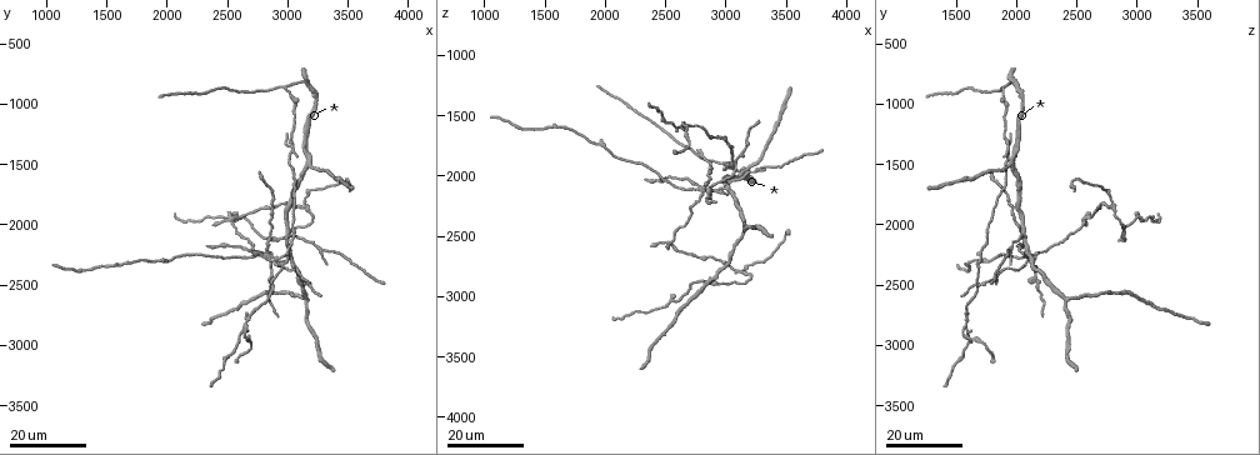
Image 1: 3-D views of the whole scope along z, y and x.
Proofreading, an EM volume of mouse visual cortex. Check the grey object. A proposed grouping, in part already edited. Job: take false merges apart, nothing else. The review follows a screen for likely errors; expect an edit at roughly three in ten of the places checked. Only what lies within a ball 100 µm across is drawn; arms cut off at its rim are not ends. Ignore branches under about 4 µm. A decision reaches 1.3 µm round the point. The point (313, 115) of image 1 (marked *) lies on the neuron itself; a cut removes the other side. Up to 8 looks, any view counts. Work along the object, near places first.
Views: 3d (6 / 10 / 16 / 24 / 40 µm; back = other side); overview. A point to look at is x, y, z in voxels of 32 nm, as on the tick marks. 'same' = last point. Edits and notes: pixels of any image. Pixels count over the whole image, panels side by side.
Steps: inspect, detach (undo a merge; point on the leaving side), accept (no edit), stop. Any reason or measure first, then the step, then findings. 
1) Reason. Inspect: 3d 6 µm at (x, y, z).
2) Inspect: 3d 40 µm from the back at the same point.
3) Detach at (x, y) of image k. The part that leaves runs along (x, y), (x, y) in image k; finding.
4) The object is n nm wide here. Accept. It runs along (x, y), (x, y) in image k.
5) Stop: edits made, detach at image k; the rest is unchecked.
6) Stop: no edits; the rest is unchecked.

Inspect: 3d 16 µm at (3000, 2080, 2040).

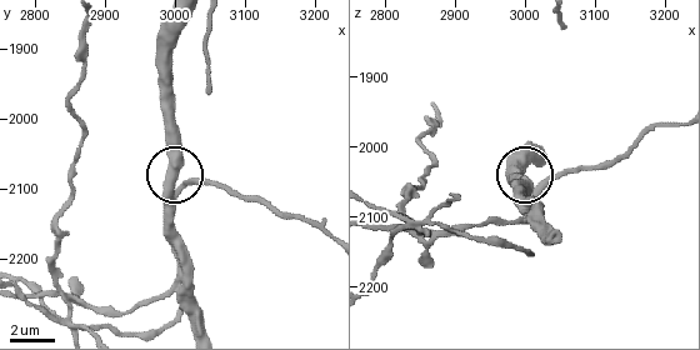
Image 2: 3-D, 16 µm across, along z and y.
Inspect: 3d 10 µm at (3015, 2090, 2065).

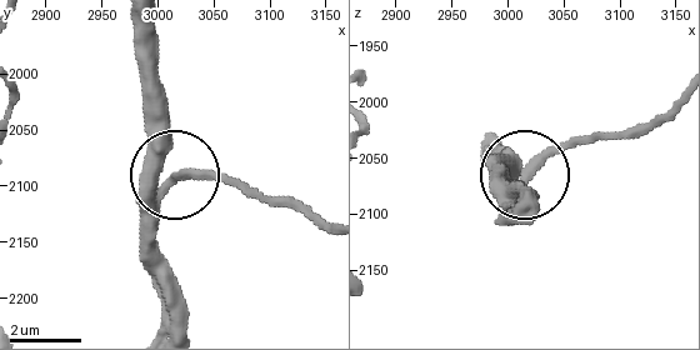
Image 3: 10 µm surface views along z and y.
Accept. It runs along (155, 24), (159, 159), (183, 176), (251, 185) in image 3; continuous, no second neuron.

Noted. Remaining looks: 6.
Thin arm on a thick one. Inspect: 3d 16 µm at (3060, 1340, 1920).

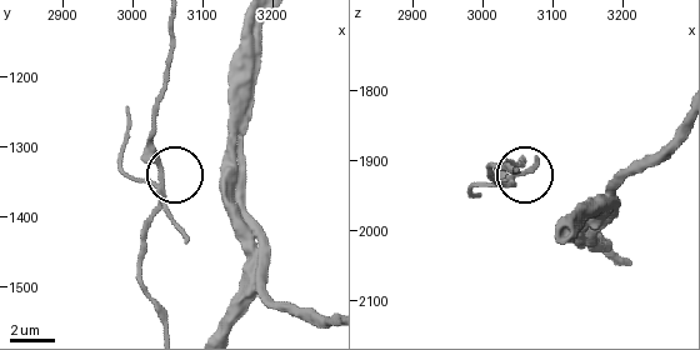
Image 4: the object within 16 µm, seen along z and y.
Inspect: 3d 10 µm at (3035, 1345, 1930).

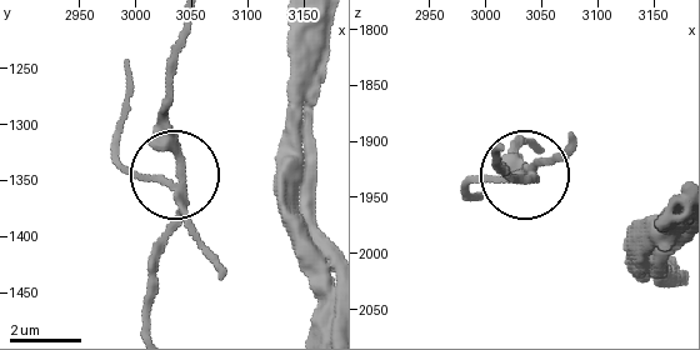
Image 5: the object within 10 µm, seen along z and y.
The object is 210 nm wide here. Detach at (203, 248) of image 5. The part that leaves runs along (175, 193), (118, 160), (124, 64) in image 5; a second neuron is stuck on.

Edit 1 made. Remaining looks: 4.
Arms part here. Inspect: 3d 24 µm at (3000, 900, 1900).

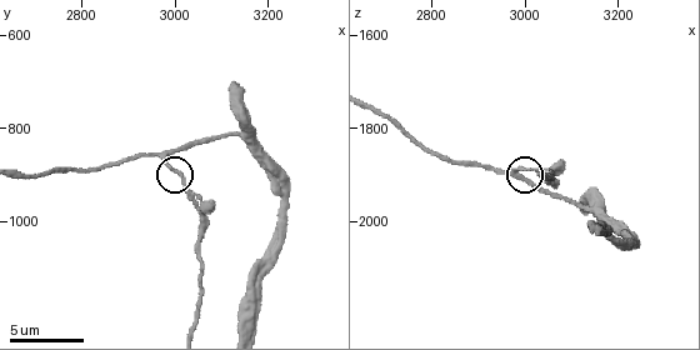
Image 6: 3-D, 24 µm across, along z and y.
Inspect: 3d 10 µm at (2985, 875, 1890).

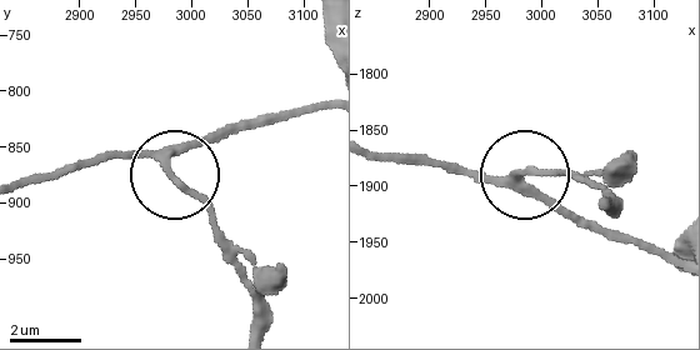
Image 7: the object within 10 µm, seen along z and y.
Accept. It runs along (674, 260), (566, 218), (518, 173), (476, 179), (444, 170) in image 7; continuous, no second neuron.

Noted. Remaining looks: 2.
Side arm on a straight run. Inspect: 3d 16 µm at (2640, 2820, 1580).

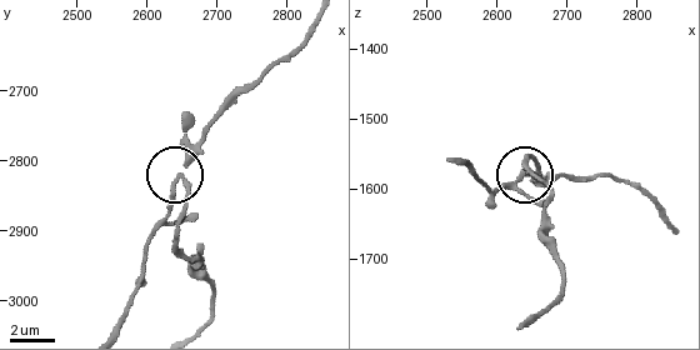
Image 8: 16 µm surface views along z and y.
Inspect: 3d 10 µm at the same point.

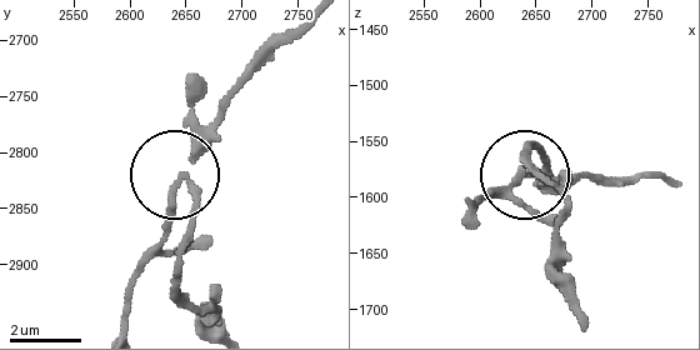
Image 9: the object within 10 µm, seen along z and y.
The side arm is 18 µm long. Detach at (193, 230) of image 9. A second neuron is stuck on.

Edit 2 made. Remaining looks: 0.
Stop: edits made, detach at image 5, detach at image 9; the rest is unchecked.

